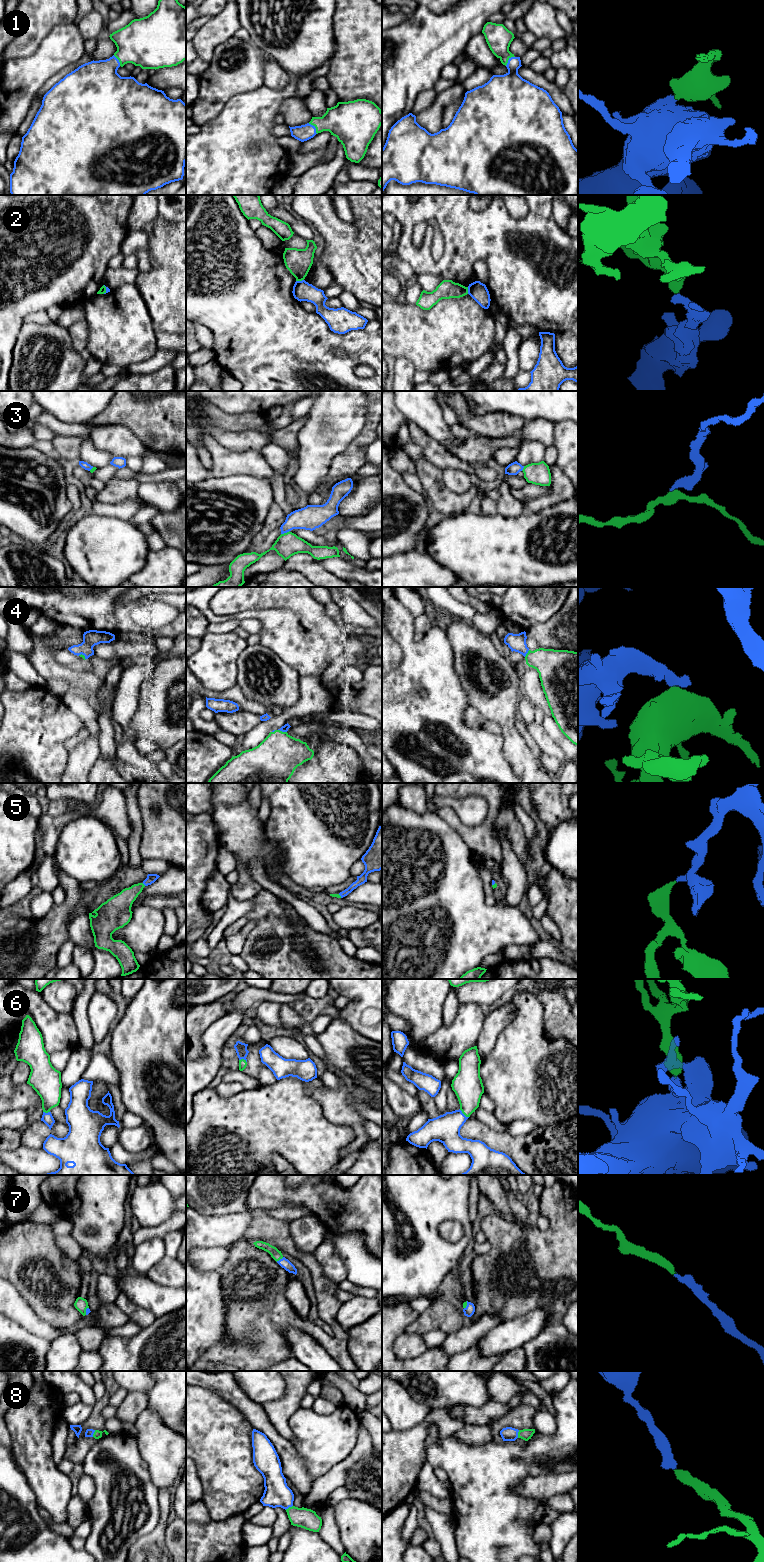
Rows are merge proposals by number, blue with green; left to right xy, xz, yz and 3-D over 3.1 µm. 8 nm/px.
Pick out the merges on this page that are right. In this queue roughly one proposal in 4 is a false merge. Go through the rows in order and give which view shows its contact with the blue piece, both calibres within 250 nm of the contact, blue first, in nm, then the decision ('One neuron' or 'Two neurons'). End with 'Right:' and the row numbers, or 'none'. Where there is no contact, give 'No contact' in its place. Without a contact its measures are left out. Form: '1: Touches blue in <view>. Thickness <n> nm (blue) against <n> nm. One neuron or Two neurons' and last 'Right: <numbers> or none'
1: Touches blue in xz. Thickness 130 nm (blue) against 280 nm. One neuron
2: Touches blue in xz. Thickness 160 nm (blue) against 200 nm. Two neurons
3: Touches blue in xz. Thickness 190 nm (blue) against 190 nm. Two neurons
4: Touches blue in xz. Thickness 50 nm (blue) against 360 nm. One neuron
5: Touches blue in xy. Thickness 80 nm (blue) against 180 nm. One neuron
6: Touches blue in yz. Thickness 220 nm (blue) against 240 nm. One neuron
7: Touches blue in xz. Thickness 80 nm (blue) against 80 nm. One neuron
8: Touches blue in yz. Thickness 110 nm (blue) against 90 nm. One neuron
Right: 1, 4, 5, 6, 7, 8

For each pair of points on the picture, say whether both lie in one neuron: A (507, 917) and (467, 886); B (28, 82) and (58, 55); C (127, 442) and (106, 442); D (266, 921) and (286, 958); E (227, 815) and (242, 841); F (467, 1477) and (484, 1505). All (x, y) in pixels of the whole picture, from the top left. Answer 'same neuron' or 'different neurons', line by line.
A: same neuron
B: same neuron
C: same neuron
D: same neuron
E: same neuron
F: same neuron

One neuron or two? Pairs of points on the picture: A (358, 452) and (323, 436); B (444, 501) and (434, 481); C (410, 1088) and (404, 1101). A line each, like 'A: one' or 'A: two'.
A: two
B: one
C: two

